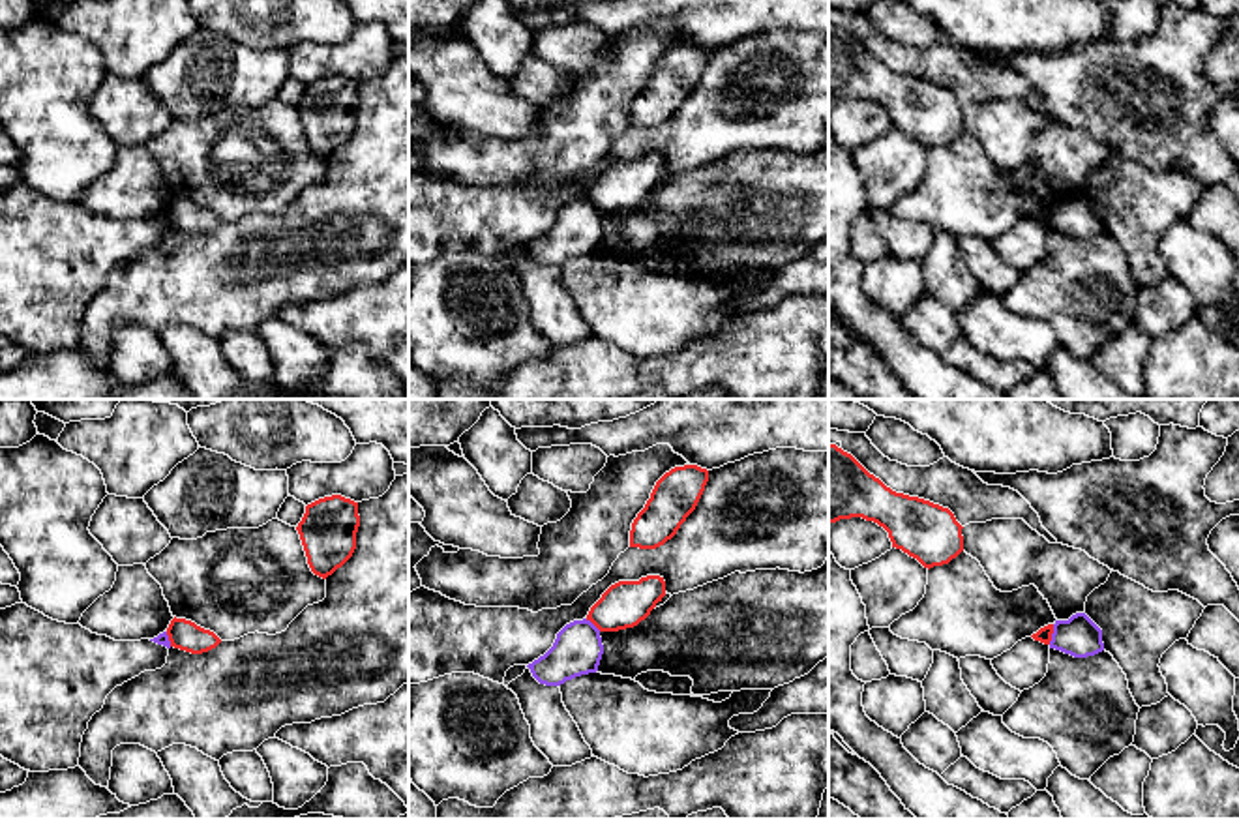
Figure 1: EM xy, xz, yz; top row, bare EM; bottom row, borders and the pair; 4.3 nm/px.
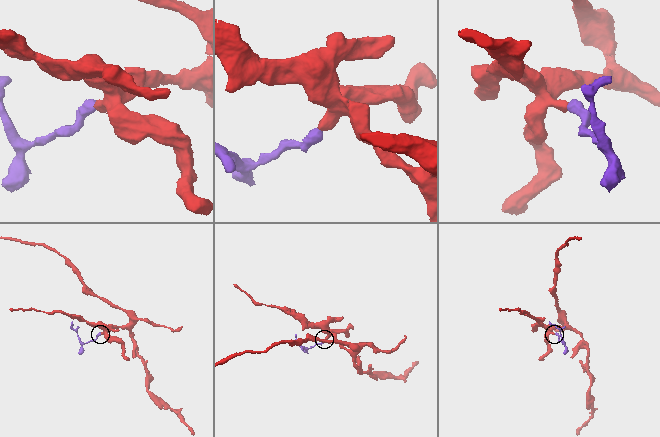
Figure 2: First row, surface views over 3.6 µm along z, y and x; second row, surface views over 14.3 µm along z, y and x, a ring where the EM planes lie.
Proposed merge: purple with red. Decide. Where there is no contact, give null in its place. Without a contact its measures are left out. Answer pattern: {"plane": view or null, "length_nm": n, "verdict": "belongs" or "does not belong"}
{"plane": "yz", "length_nm": 90, "verdict": "does not belong"}

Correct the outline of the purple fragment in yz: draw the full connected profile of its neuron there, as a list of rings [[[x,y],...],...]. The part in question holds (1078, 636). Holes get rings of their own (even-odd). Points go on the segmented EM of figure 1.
[[[1076,613],[1068,620],[1055,620],[1050,648],[1074,658],[1095,656],[1104,650],[1102,630],[1085,613]]]

